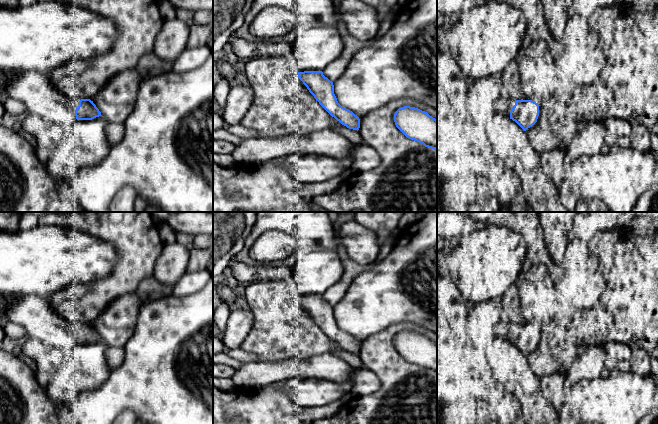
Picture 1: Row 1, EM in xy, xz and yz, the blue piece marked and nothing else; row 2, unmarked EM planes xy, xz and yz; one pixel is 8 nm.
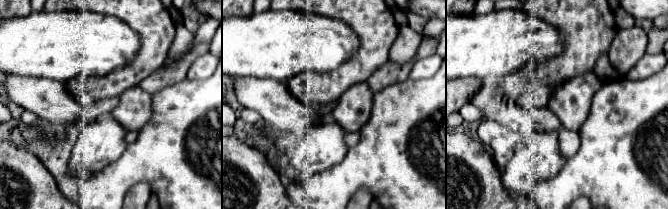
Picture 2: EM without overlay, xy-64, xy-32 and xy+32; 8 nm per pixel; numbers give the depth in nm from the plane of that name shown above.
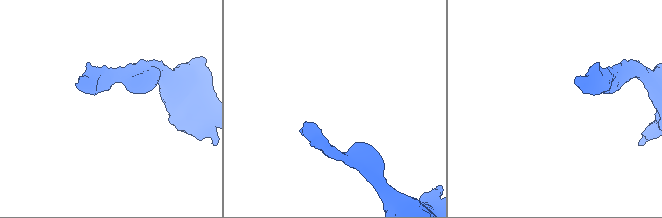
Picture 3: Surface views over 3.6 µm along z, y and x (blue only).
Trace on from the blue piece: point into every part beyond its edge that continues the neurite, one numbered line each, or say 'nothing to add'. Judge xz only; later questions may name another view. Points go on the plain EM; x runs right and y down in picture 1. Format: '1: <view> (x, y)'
nothing to add

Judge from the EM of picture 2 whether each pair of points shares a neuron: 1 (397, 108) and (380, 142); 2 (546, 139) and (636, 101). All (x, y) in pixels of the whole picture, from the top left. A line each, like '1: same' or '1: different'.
1: same
2: different

